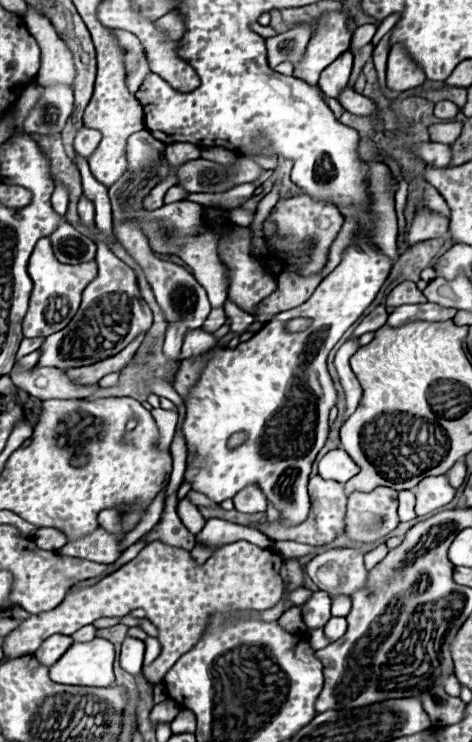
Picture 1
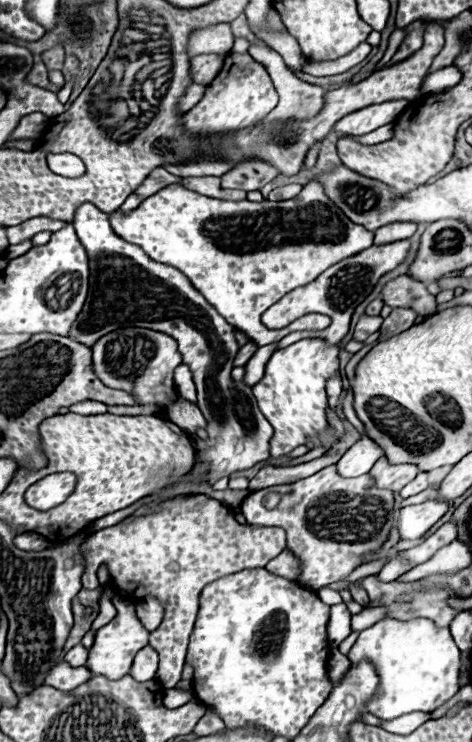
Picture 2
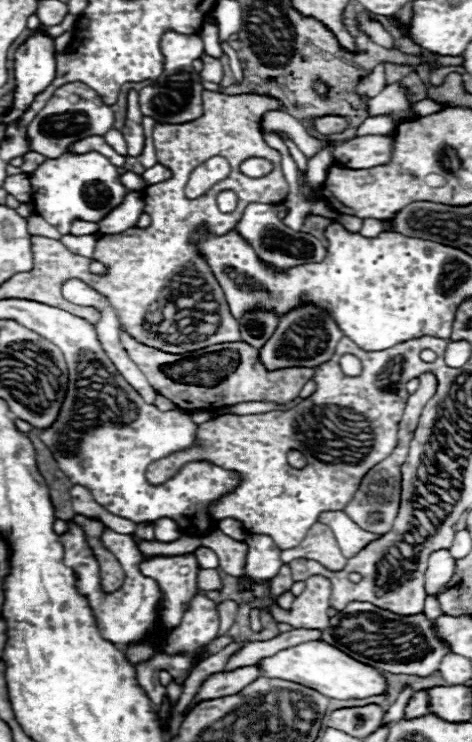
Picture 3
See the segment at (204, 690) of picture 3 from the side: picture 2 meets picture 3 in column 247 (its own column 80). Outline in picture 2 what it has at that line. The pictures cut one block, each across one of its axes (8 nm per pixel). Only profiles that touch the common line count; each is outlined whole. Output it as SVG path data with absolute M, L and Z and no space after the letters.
M62 662L60 666L54 666L54 670L50 670L50 674L46 676L46 684L54 686L62 692L72 692L78 686L82 686L84 682L88 682L90 678L92 678L92 674L86 666L72 668L72 666L66 666L66 662Z

